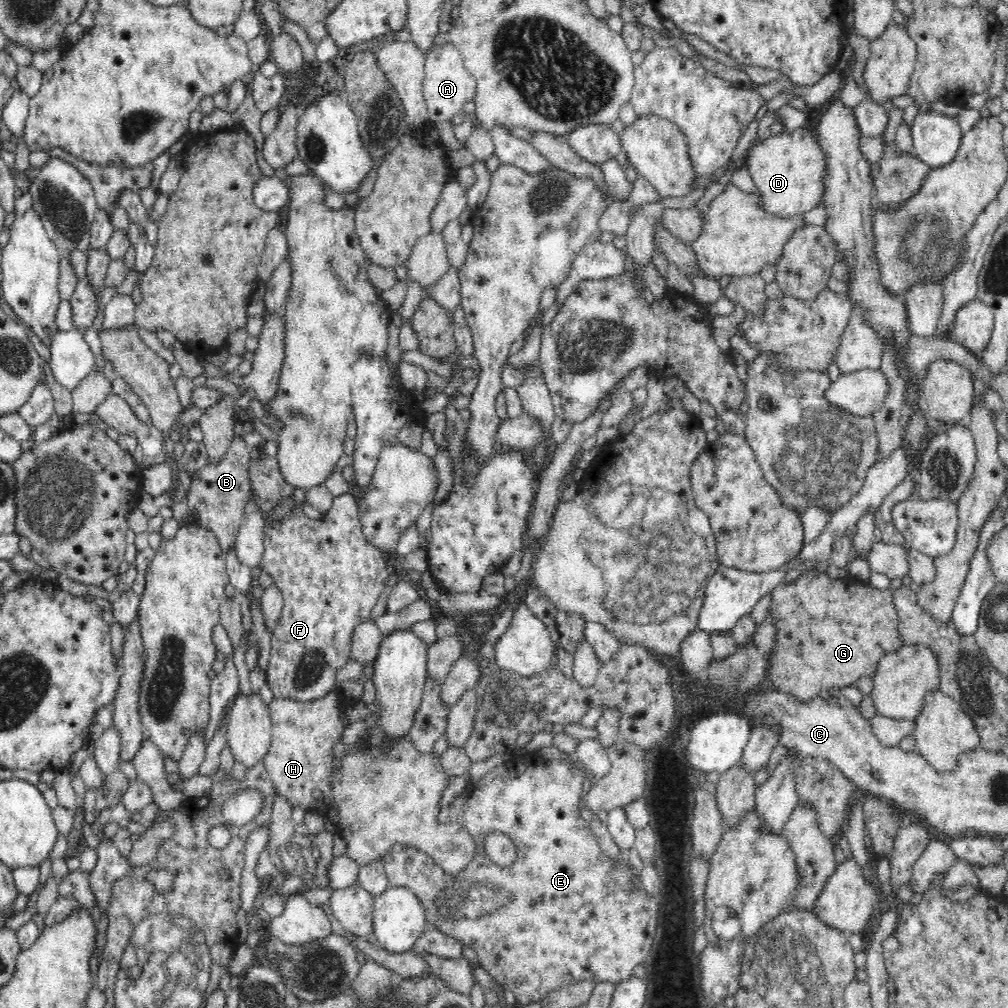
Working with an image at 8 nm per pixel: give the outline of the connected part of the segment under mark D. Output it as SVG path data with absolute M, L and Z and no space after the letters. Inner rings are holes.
M800 127L794 131L783 132L753 142L748 156L743 160L756 187L760 207L770 215L793 217L822 204L823 184L821 174L824 173L825 156L817 138Z

